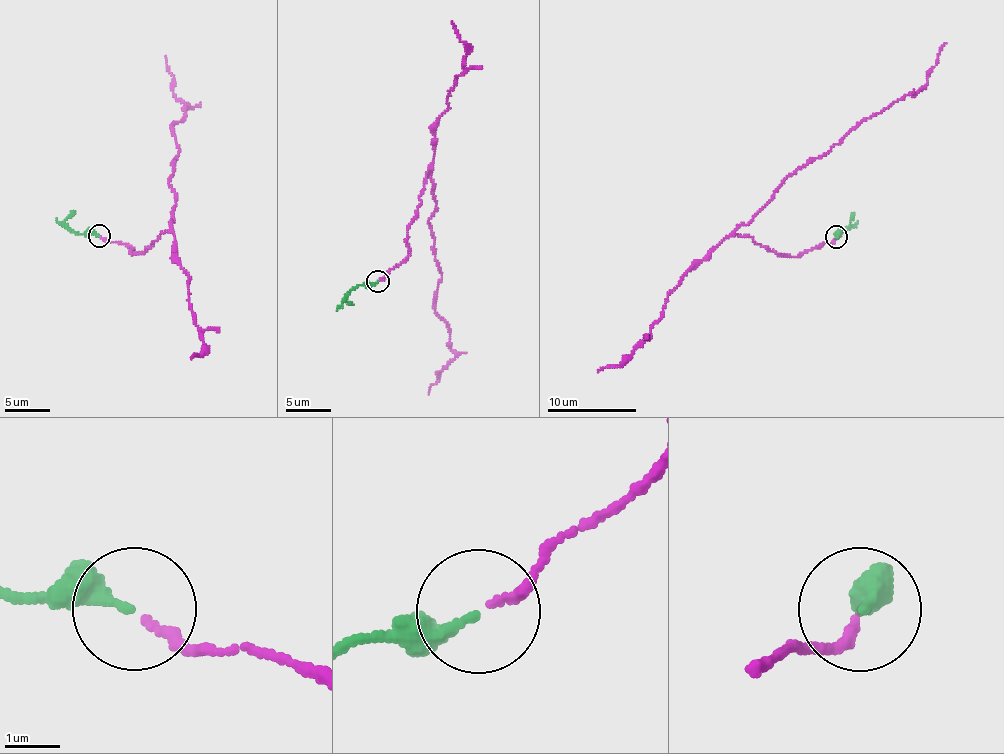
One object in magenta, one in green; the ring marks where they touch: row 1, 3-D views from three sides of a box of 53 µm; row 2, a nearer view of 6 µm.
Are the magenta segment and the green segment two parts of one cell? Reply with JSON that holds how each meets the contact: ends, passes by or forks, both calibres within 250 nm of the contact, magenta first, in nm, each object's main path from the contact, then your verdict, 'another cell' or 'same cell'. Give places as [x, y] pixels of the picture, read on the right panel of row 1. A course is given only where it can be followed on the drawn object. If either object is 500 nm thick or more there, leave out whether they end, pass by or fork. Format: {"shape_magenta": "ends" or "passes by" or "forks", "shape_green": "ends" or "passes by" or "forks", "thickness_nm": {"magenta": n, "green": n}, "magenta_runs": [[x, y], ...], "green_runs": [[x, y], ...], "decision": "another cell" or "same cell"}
{"shape_magenta": "ends", "shape_green": "ends", "thickness_nm": {"magenta": 180, "green": 200}, "magenta_runs": [[836, 237], [796, 257], [779, 256], [734, 231], [799, 169], [821, 158], [868, 118], [916, 94], [946, 43]], "green_runs": [[835, 237], [850, 224], [854, 212]], "decision": "same cell"}

